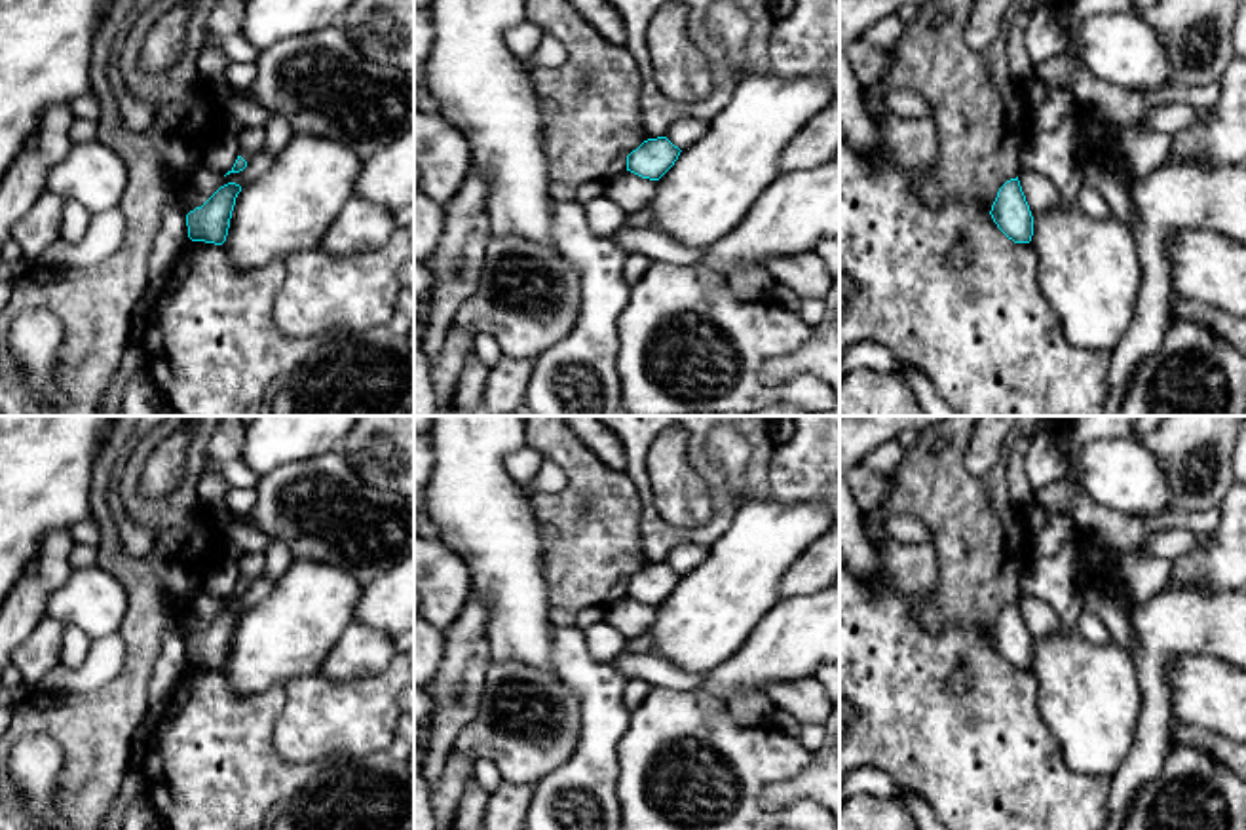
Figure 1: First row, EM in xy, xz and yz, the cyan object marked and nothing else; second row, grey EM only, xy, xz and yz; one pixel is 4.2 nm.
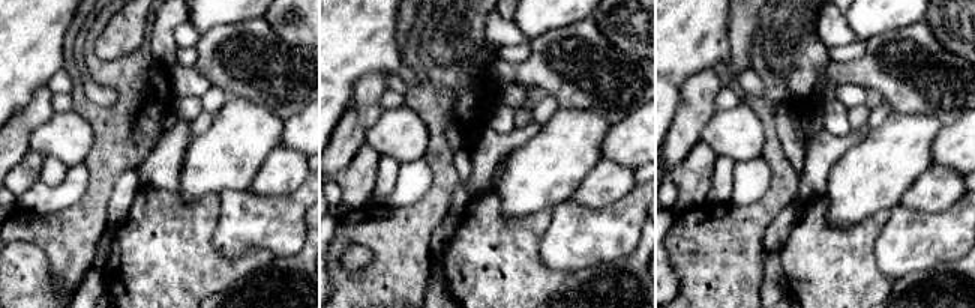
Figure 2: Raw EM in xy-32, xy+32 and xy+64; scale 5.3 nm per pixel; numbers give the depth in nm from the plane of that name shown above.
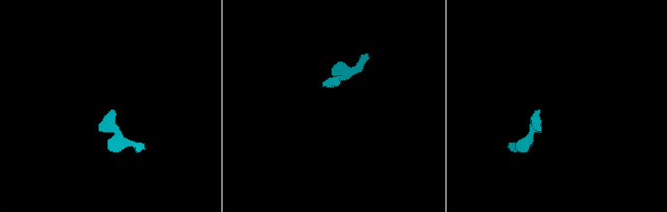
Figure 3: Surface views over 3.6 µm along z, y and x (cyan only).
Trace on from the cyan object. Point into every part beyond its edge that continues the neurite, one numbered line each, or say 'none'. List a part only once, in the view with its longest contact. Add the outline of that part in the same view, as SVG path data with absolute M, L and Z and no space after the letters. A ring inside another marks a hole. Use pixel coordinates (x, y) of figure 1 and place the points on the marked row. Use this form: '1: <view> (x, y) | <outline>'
none

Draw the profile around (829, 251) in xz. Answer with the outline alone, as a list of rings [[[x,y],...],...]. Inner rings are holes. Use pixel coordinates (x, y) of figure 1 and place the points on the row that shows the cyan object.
[[[840,239],[822,241],[815,253],[822,258],[830,275],[836,277],[840,274]]]

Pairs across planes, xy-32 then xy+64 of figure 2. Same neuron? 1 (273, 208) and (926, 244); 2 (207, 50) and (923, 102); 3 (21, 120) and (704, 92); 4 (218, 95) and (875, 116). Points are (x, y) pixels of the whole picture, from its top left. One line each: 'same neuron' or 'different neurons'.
1: same neuron
2: same neuron
3: same neuron
4: same neuron

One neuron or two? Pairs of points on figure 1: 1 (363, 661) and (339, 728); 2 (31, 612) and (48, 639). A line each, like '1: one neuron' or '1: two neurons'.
1: two neurons
2: two neurons

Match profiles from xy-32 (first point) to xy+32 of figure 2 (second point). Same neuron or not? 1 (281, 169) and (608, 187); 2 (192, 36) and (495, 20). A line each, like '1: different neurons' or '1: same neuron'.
1: same neuron
2: same neuron

